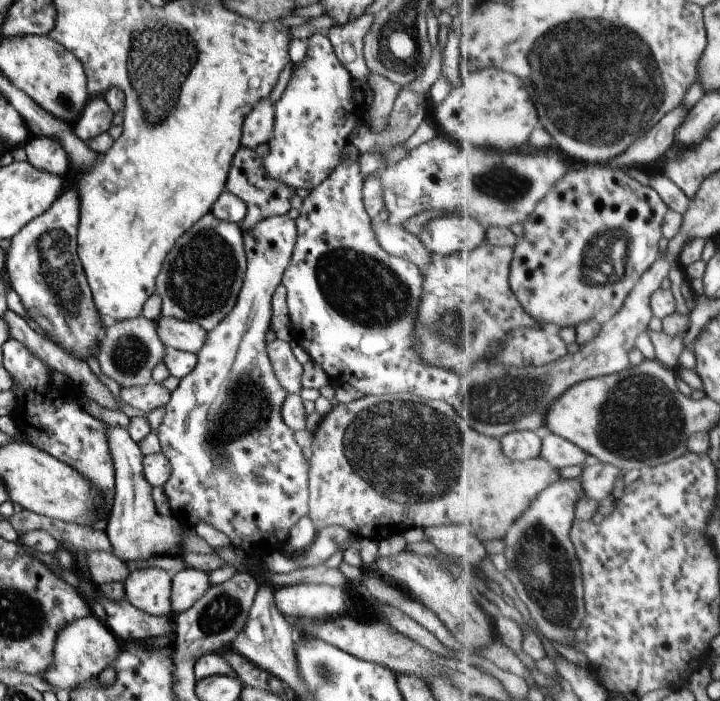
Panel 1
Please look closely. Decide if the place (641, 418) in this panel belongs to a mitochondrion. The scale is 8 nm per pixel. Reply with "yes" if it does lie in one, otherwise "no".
yes

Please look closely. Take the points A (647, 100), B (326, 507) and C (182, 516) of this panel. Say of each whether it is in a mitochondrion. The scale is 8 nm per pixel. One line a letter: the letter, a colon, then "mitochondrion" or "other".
A: mitochondrion
B: other
C: other

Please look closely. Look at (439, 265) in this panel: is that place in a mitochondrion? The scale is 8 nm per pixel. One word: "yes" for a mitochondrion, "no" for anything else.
no

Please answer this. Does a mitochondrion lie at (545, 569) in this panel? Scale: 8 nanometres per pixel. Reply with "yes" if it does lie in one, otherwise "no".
yes

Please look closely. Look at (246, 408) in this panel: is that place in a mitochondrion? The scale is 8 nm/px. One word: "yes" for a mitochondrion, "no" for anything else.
yes

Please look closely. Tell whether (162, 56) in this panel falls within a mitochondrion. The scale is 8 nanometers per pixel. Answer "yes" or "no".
yes

